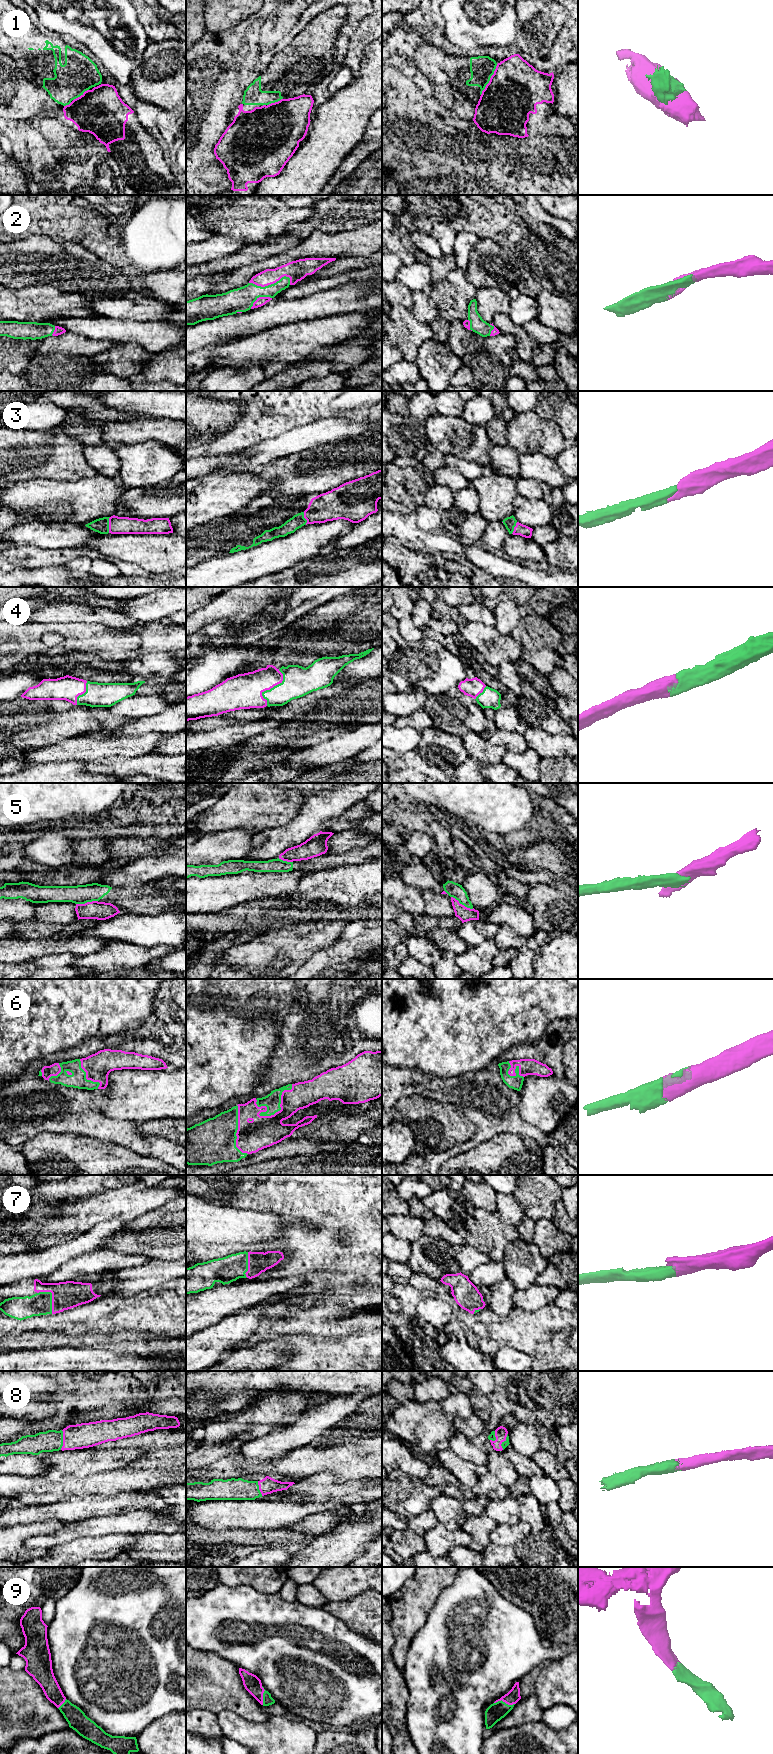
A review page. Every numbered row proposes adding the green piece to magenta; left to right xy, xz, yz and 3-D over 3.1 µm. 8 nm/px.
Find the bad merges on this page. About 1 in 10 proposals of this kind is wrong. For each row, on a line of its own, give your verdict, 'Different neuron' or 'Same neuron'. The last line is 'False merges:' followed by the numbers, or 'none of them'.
1: Same neuron
2: Same neuron
3: Same neuron
4: Same neuron
5: Different neuron
6: Same neuron
7: Same neuron
8: Same neuron
9: Same neuron
False merges: 5

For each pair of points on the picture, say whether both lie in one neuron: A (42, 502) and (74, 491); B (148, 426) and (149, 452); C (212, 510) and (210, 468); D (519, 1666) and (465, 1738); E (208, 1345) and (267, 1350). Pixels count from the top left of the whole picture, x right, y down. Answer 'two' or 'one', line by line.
A: one
B: two
C: two
D: one
E: one

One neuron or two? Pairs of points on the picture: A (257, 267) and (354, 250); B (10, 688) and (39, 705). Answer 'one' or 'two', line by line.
A: one
B: two

